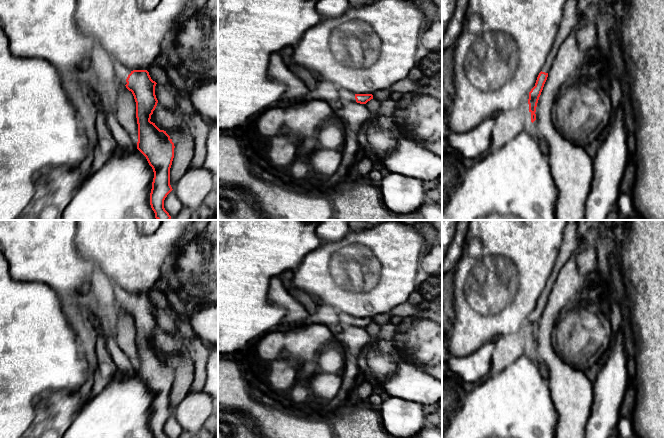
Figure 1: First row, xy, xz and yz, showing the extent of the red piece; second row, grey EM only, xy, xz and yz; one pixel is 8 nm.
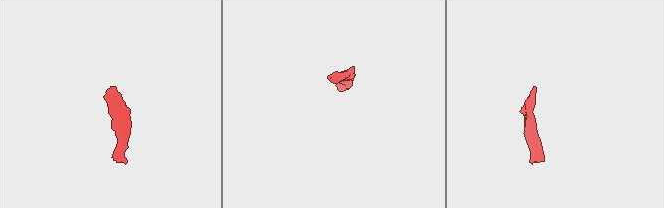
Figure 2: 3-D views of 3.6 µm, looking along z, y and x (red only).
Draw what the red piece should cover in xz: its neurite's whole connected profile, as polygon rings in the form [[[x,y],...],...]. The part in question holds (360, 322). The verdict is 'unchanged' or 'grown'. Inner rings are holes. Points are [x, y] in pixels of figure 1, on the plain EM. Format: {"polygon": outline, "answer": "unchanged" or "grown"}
{"polygon": [[[339,313],[338,319],[339,324],[342,327],[357,326],[360,328],[366,328],[368,325],[373,323],[372,318],[354,318],[353,316],[347,315],[345,313]]], "answer": "grown"}

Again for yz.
{"polygon": [[[567,220],[566,226],[564,228],[563,239],[560,245],[559,255],[555,261],[555,266],[552,270],[550,277],[547,280],[547,285],[544,287],[541,296],[539,297],[535,310],[529,316],[529,336],[531,337],[531,346],[536,344],[536,331],[543,314],[544,308],[548,301],[548,296],[550,295],[552,288],[556,282],[556,279],[560,273],[562,267],[567,263],[567,261],[572,257],[574,252],[581,246],[586,244],[586,239],[581,238],[578,235],[578,221],[577,220]]], "answer": "grown"}

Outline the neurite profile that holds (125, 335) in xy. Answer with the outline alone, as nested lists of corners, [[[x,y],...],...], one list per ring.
[[[116,306],[118,312],[116,343],[125,356],[138,366],[138,348],[136,342],[136,326],[131,315],[125,309]]]

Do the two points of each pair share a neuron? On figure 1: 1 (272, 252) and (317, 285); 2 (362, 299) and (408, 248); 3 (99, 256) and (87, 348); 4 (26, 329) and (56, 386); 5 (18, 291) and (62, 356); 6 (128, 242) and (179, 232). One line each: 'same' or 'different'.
1: different
2: same
3: different
4: same
5: same
6: same

